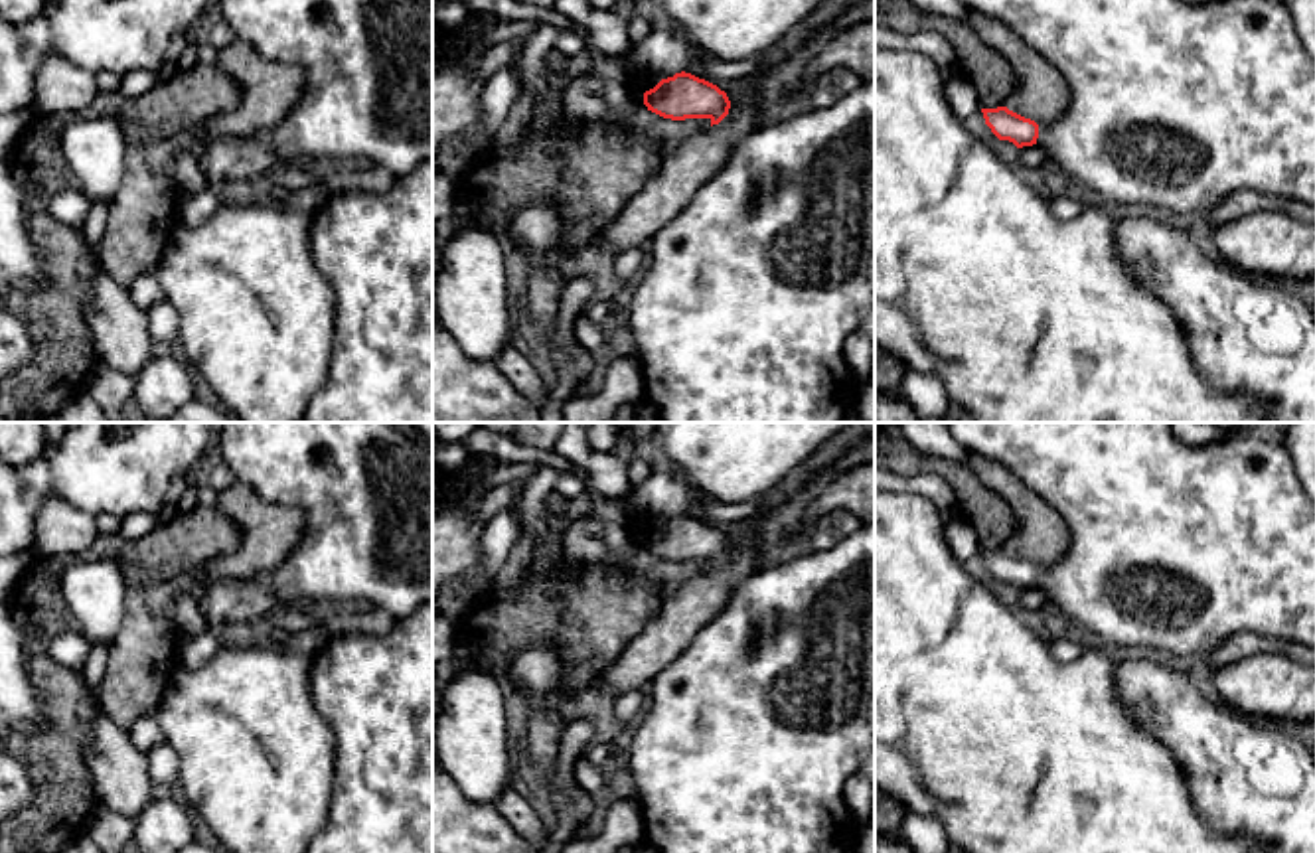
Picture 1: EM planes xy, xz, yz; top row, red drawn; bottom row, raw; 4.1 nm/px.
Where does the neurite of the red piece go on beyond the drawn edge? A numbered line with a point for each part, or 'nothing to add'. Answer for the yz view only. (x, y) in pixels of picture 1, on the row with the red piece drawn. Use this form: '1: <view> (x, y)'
1: yz (1177, 105)

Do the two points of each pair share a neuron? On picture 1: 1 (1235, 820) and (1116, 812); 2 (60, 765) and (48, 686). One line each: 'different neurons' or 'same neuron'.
1: different neurons
2: same neuron

